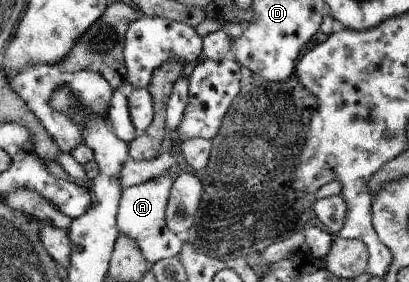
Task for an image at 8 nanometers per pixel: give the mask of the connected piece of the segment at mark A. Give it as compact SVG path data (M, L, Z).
M183 164L175 166L171 174L163 174L163 176L151 178L147 182L141 182L141 184L122 190L116 214L117 228L120 234L125 234L137 242L137 246L139 246L139 250L145 256L149 266L159 262L159 260L176 257L181 252L182 236L176 235L167 226L164 214L173 182L177 180L183 169Z

